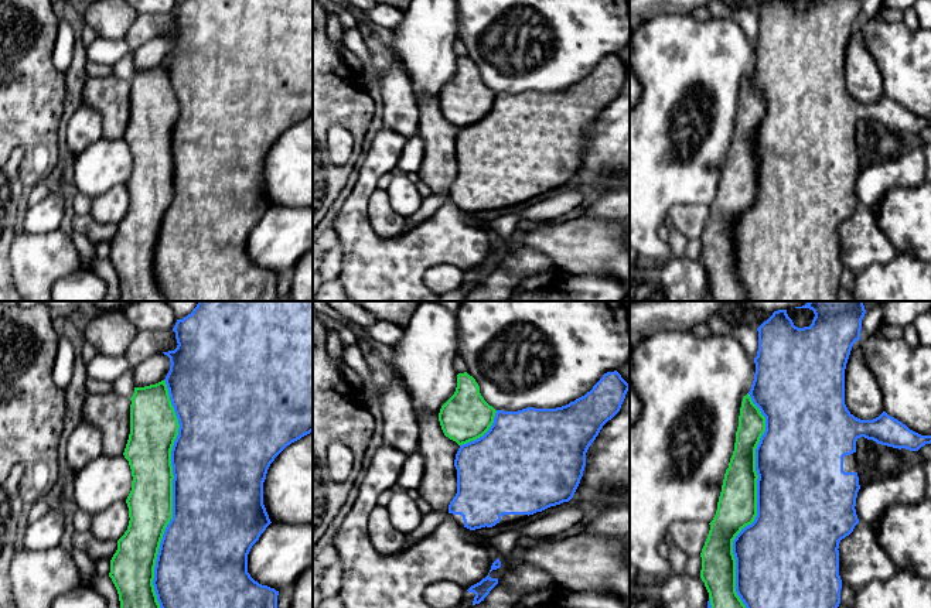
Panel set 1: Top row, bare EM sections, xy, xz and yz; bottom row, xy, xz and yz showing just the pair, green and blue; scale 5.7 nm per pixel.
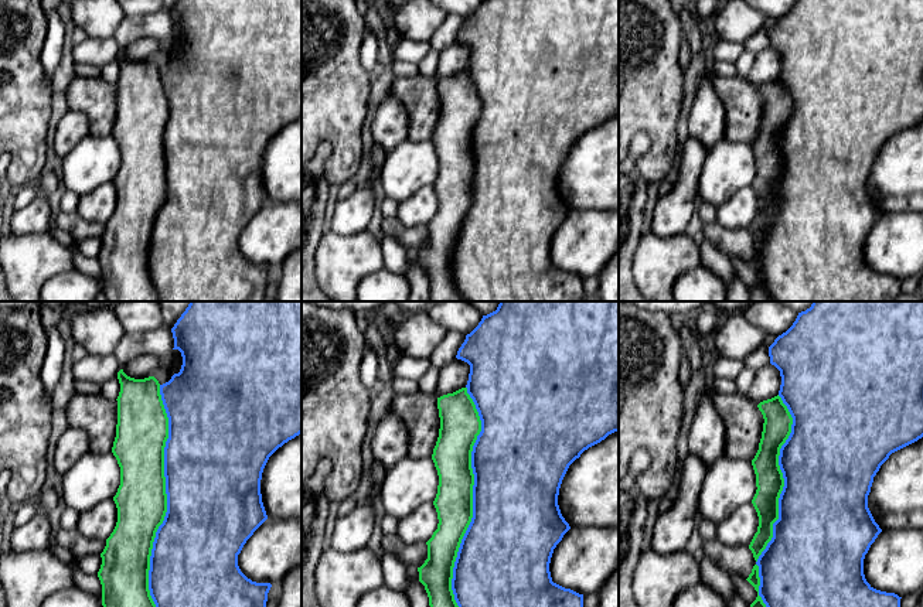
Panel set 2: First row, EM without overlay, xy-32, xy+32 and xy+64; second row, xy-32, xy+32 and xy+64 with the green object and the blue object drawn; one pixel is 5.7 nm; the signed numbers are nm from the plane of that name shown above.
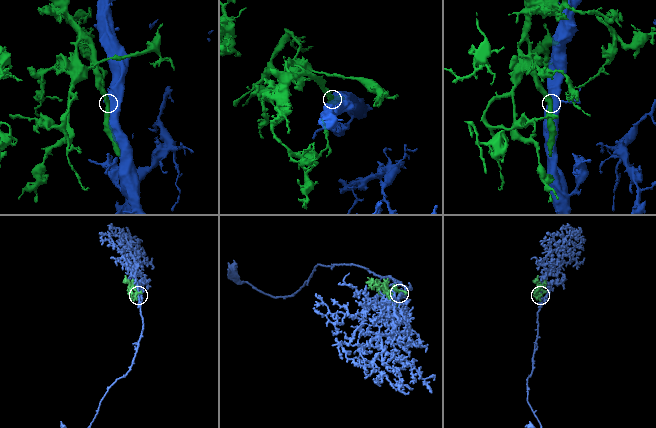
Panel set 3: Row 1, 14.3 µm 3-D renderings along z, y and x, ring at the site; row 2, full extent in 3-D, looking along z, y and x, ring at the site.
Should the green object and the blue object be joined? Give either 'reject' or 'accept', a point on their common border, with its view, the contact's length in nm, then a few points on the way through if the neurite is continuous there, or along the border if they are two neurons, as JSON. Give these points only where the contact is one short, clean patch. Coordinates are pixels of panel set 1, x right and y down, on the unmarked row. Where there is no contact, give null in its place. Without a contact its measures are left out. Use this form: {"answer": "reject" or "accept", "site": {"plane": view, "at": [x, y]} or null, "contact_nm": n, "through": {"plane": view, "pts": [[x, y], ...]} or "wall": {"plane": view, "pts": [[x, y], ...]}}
{"answer": "accept", "site": {"plane": "xy", "at": [171, 181]}, "contact_nm": 1350}

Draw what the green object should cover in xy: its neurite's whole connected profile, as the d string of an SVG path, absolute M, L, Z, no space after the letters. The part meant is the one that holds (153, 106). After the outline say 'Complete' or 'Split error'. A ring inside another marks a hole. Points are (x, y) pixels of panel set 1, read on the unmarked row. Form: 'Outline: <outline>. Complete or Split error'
Outline: M184 0L177 3L177 31L163 35L170 41L164 64L134 71L130 81L130 117L125 141L132 153L132 174L126 182L129 209L117 223L110 256L120 284L122 301L277 301L279 274L255 264L248 256L248 238L272 206L263 188L263 165L274 141L291 126L313 115L313 0Z. Split error

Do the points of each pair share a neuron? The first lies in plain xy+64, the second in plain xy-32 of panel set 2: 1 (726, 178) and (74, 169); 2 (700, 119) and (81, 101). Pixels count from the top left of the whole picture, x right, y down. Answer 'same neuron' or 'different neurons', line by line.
1: same neuron
2: different neurons

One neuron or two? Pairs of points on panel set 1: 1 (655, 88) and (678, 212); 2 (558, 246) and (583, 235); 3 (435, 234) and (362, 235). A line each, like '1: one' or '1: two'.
1: two
2: one
3: one

